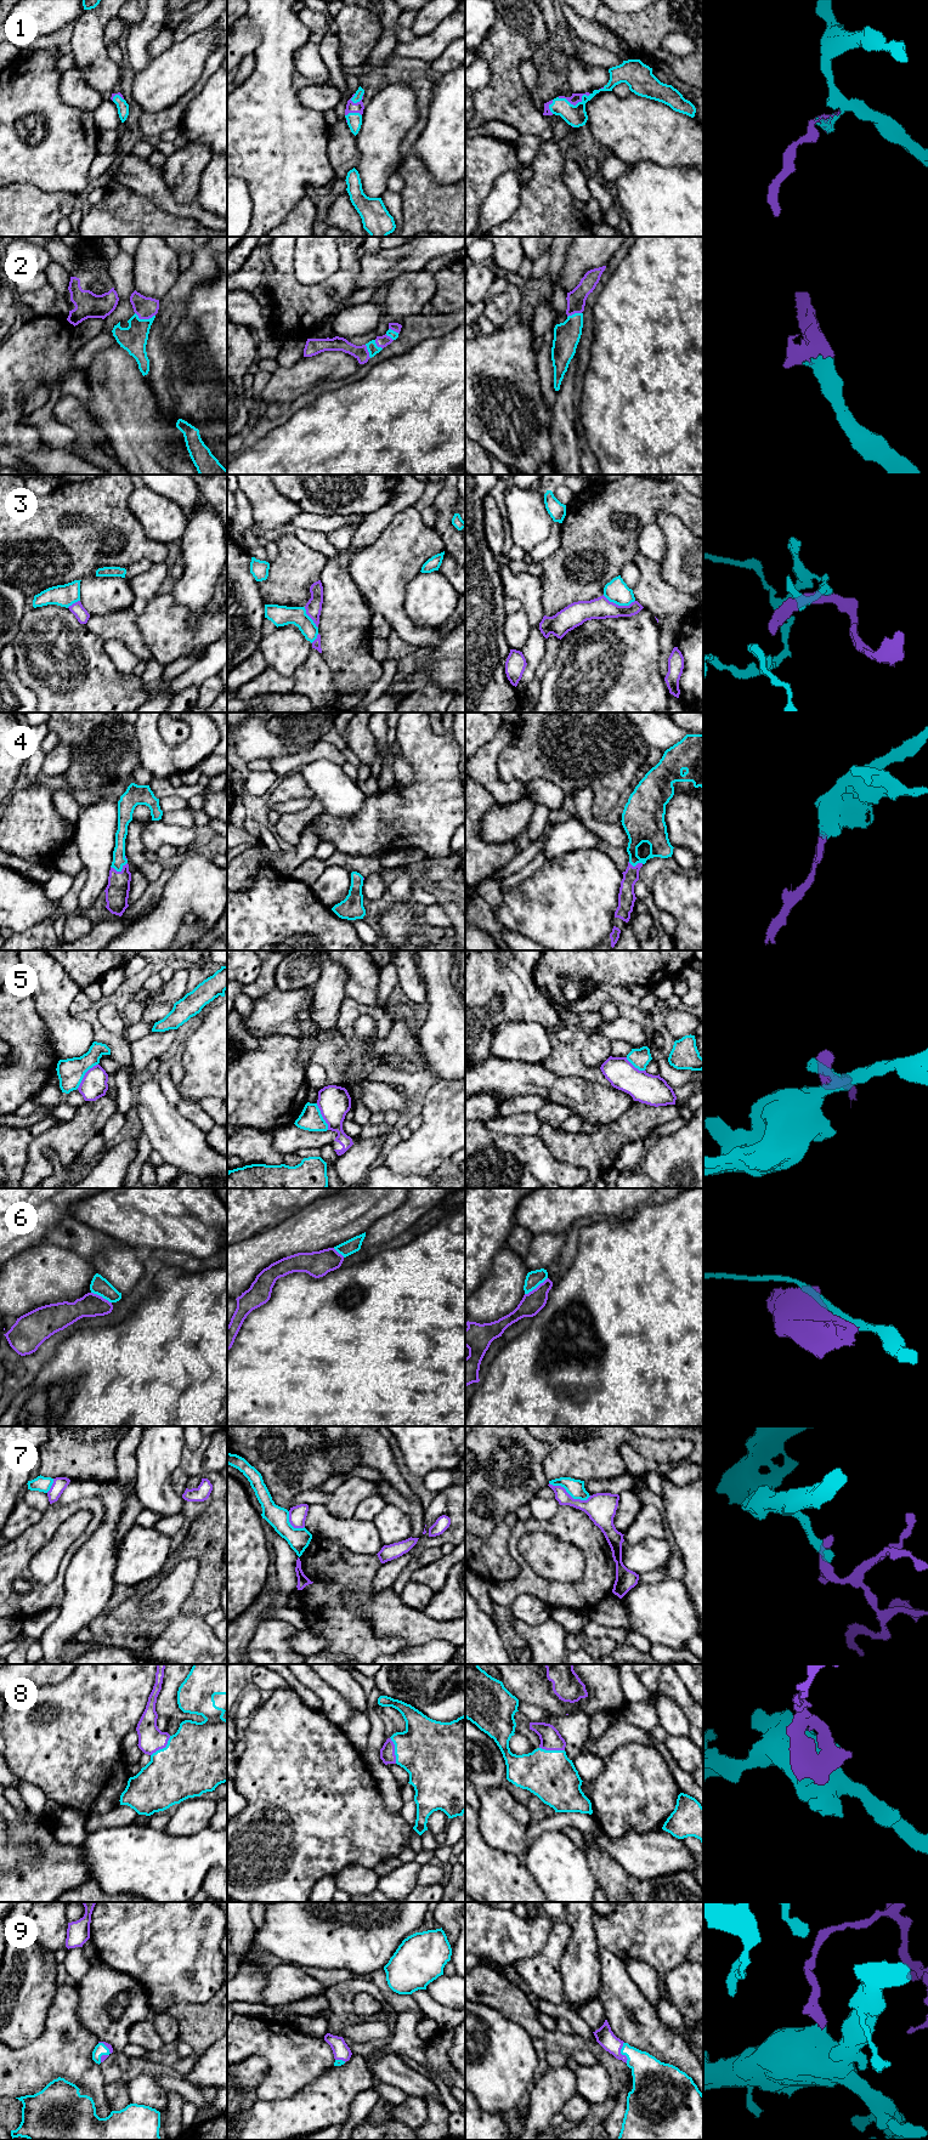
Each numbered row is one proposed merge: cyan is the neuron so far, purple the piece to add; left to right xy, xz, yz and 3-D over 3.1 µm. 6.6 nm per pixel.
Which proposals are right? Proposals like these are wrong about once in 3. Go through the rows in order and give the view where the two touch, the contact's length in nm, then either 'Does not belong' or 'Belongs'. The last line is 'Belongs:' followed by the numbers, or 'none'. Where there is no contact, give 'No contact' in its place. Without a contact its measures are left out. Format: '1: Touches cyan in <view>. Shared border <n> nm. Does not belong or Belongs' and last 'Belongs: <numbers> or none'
1: Touches cyan in yz. Shared border 220 nm. Belongs
2: Touches cyan in xy. Shared border 140 nm. Belongs
3: Touches cyan in yz. Shared border 220 nm. Does not belong
4: Touches cyan in xy. Shared border 120 nm. Belongs
5: Touches cyan in xy. Shared border 220 nm. Does not belong
6: Touches cyan in yz. Shared border 190 nm. Does not belong
7: Touches cyan in yz. Shared border 300 nm. Does not belong
8: Touches cyan in xy. Shared border 190 nm. Belongs
9: Touches cyan in yz. Shared border 150 nm. Belongs
Belongs: 1, 2, 4, 8, 9

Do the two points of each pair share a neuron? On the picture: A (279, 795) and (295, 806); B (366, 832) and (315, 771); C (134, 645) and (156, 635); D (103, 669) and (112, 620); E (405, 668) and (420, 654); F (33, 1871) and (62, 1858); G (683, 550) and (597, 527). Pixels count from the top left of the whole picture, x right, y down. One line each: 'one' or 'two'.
A: two
B: two
C: two
D: two
E: one
F: one
G: two

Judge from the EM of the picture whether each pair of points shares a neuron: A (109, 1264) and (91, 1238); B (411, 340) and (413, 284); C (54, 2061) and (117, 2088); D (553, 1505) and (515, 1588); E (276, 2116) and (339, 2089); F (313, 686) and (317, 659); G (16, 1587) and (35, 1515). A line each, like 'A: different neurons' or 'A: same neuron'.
A: different neurons
B: different neurons
C: different neurons
D: different neurons
E: same neuron
F: same neuron
G: different neurons

